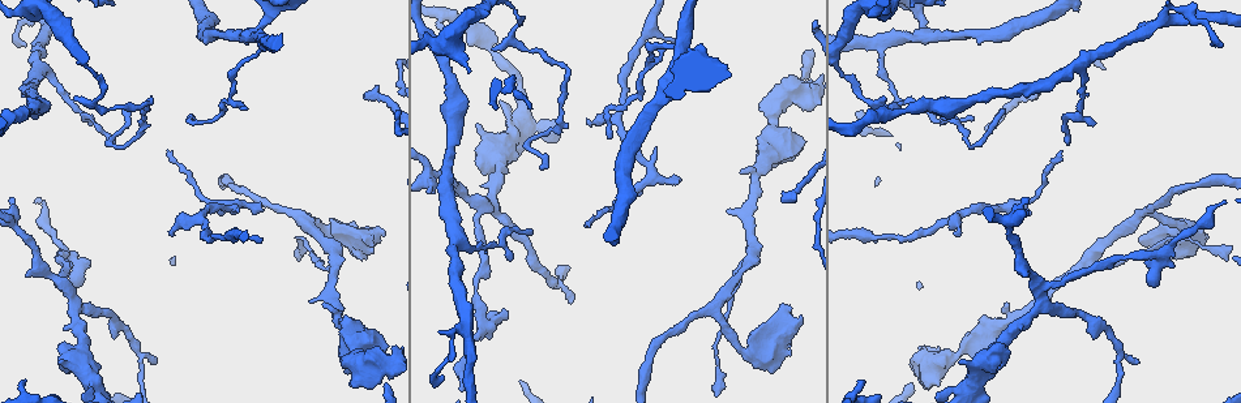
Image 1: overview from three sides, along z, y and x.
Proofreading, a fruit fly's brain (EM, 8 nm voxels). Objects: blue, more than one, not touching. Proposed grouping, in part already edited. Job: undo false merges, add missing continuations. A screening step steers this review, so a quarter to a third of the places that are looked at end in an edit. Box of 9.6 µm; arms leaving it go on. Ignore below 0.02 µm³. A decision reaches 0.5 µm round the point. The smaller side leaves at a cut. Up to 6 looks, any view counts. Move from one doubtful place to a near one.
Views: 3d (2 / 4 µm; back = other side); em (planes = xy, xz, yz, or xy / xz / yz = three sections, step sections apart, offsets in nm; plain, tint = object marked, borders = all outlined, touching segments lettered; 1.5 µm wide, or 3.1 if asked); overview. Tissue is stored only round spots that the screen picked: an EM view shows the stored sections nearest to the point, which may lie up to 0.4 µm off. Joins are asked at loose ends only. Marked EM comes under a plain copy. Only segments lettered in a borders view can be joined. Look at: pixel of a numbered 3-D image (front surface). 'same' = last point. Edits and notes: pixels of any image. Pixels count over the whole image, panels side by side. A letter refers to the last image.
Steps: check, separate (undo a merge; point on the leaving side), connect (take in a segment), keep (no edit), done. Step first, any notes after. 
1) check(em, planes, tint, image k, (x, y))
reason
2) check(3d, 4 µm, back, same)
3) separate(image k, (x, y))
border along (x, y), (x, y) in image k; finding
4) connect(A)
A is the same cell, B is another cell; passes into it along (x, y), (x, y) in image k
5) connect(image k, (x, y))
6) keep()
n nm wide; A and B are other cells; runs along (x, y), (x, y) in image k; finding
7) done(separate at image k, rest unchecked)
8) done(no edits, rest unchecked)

check(em, planes, borders, image 1, (199, 220))
branch point

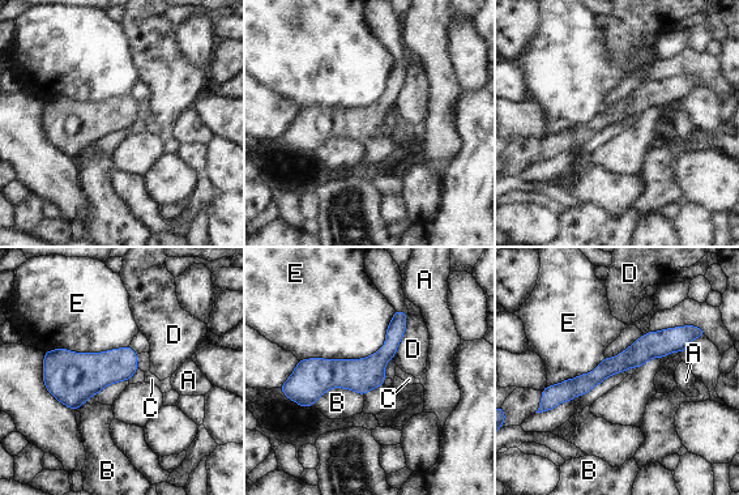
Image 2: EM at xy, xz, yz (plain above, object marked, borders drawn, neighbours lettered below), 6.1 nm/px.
keep()
E touches over 650 nm; A, B, C, D and E are other cells; border along (396, 311), (376, 351), (299, 361) in image 2; continuous, no second neuron

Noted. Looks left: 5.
check(em, xy, step 4, borders, image 1, (570, 302))
tapers out

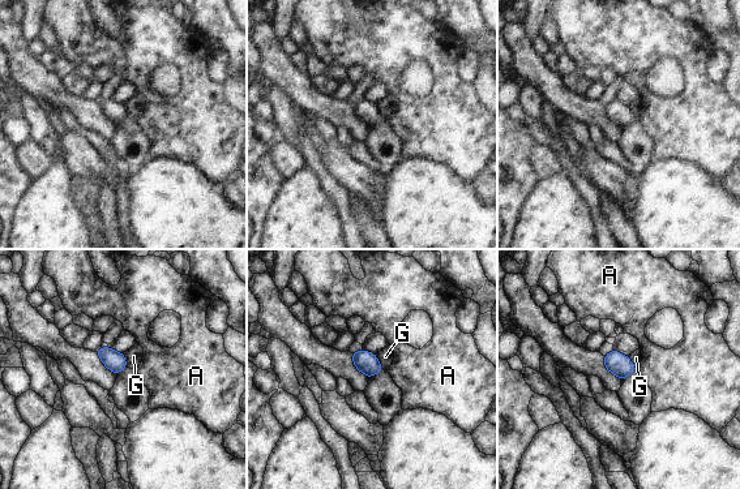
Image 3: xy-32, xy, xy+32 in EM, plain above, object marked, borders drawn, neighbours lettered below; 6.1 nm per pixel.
check(em, planes, borders, same)

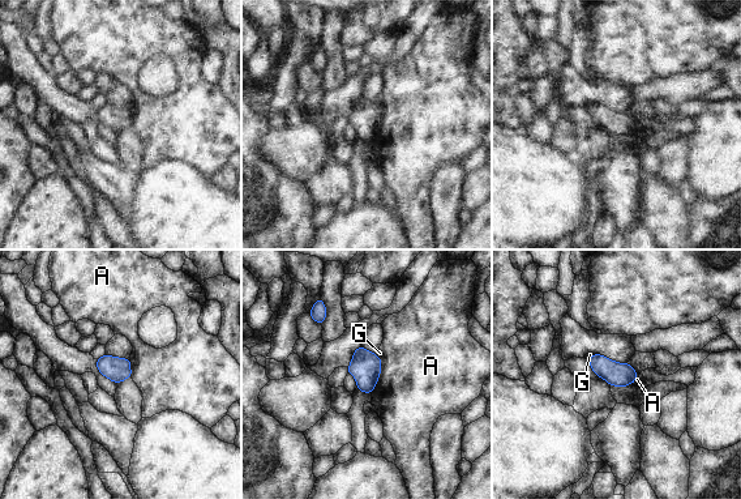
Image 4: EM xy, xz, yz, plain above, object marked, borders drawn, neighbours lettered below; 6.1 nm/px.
keep()
140 nm wide; A and G are other cells; border along (381, 358), (381, 372), (371, 392) in image 4; no lettered segment goes on from it

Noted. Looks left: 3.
check(em, planes, borders, image 1, (539, 168))

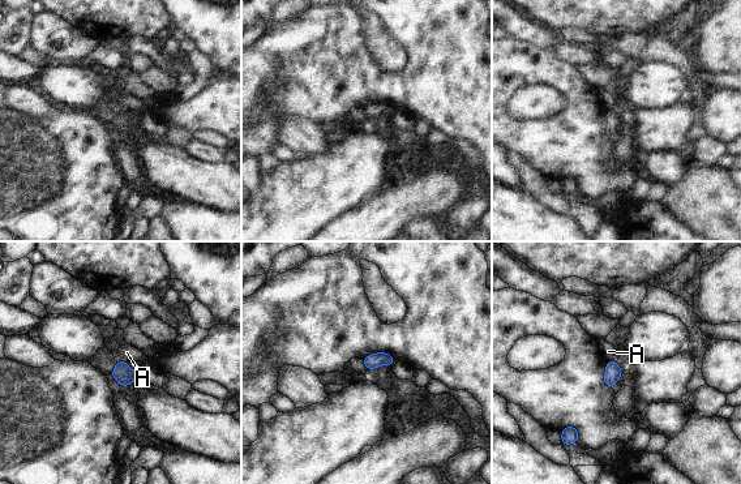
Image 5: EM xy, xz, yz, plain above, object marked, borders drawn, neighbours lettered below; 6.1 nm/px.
keep()
90 nm wide; A is another cell; border along (116, 360), (125, 362) in image 5; none of them fits

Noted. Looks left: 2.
done(no edits, rest unchecked)

